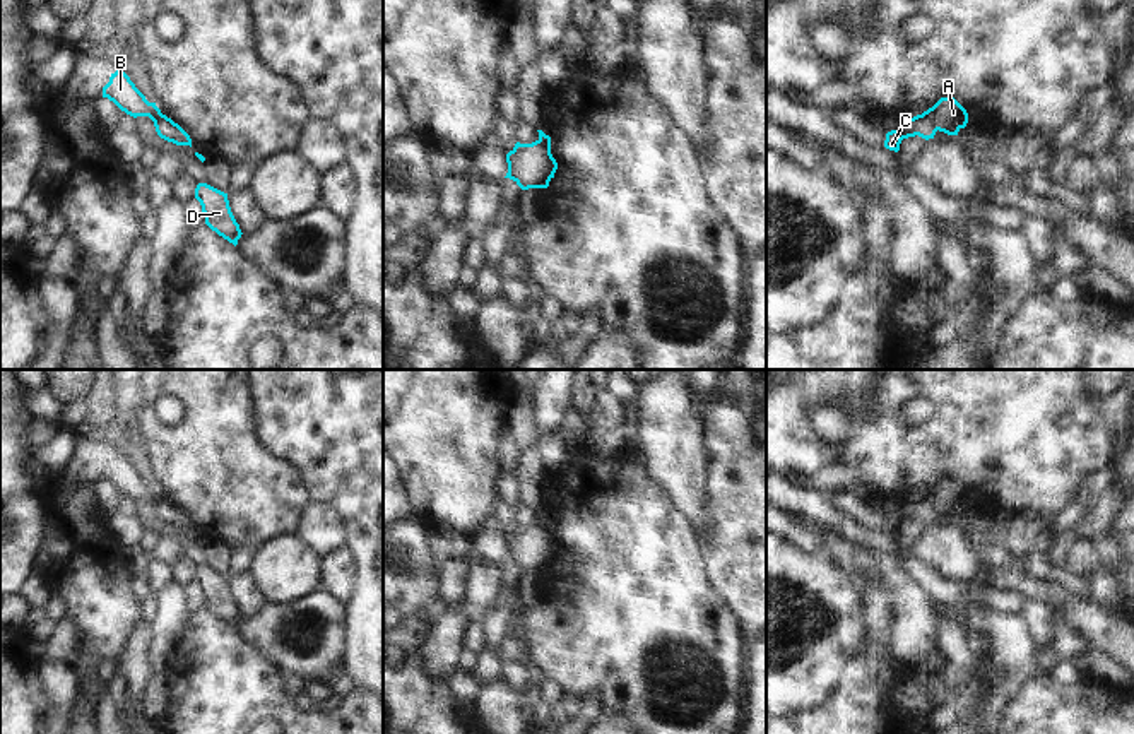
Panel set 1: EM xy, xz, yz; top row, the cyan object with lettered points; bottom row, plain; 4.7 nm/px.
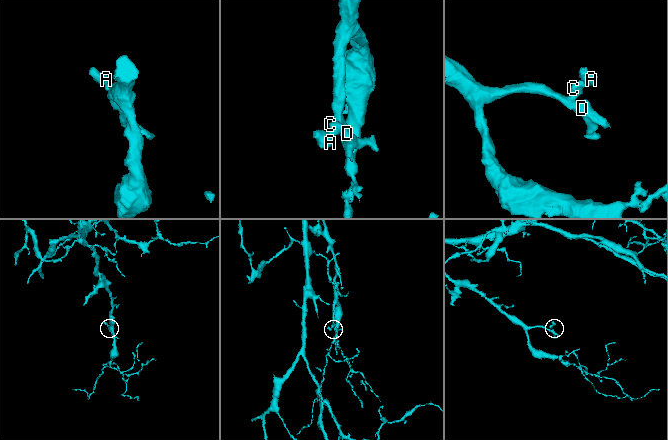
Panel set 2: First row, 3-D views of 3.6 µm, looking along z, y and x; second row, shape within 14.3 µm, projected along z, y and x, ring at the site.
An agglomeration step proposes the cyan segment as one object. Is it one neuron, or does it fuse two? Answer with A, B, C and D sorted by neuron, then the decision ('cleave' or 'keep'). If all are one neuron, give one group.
groups A B / C D; cleave

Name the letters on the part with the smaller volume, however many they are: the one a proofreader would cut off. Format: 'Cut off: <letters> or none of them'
Cut off: A, B

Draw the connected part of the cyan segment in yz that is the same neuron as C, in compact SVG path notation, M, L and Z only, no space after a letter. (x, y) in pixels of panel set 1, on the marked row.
M917 115L913 118L905 120L898 130L888 132L884 147L898 152L903 139L918 135L929 140L929 139L934 139L936 132L937 132L936 127L927 116Z

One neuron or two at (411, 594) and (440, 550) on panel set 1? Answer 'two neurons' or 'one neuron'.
two neurons

